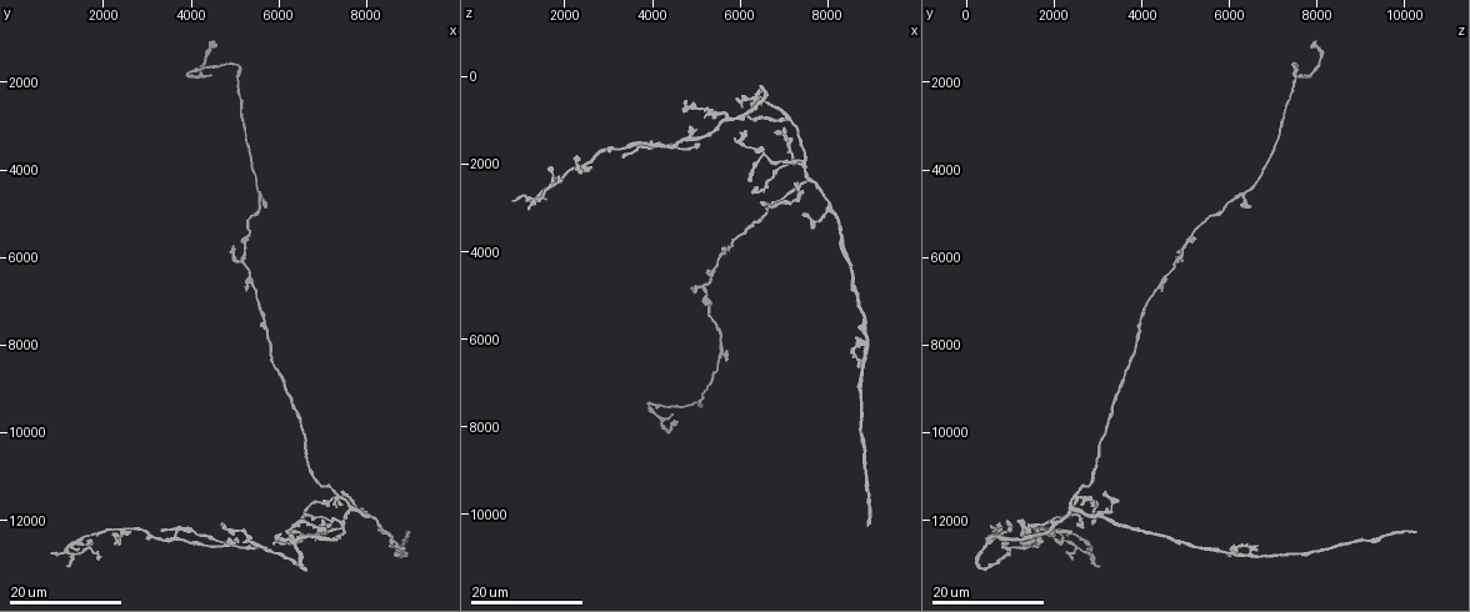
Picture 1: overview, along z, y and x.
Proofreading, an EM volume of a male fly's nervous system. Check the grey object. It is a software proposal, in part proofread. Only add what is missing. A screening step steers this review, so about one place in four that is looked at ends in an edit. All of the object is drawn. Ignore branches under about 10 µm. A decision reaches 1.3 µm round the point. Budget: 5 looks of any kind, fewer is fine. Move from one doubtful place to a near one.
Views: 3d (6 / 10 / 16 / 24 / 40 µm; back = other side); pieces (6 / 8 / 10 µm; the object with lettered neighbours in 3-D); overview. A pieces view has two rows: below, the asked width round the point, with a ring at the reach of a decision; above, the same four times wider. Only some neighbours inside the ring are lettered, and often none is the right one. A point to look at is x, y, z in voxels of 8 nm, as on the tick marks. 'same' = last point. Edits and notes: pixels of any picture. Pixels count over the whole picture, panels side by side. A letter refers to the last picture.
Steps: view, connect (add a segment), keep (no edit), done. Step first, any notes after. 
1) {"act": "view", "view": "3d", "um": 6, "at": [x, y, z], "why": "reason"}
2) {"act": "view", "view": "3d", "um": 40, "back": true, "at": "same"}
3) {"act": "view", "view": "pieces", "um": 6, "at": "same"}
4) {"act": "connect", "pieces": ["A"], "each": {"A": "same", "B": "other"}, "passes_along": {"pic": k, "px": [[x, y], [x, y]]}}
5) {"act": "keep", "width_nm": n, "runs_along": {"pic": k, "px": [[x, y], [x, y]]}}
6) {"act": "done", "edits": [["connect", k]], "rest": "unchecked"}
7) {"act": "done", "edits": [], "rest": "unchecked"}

{"act": "view", "view": "3d", "um": 24, "at": [8900, 12250, 10250], "why": "long arm stops here"}

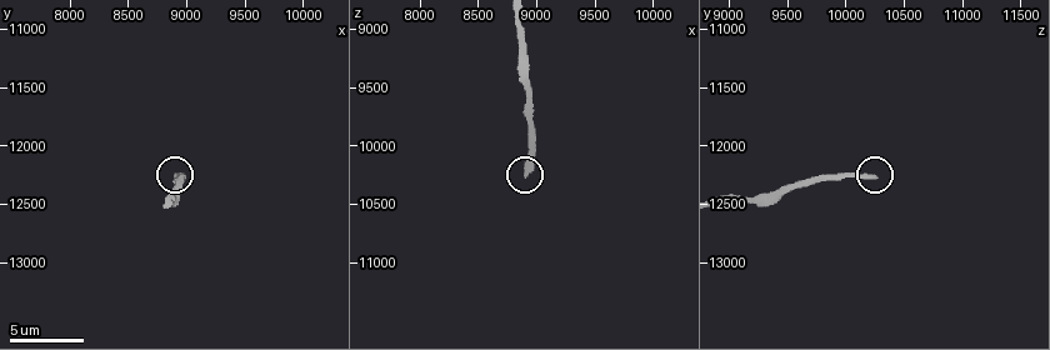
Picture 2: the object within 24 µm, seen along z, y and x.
{"act": "view", "view": "3d", "um": 10, "at": [8940, 12280, 10240]}

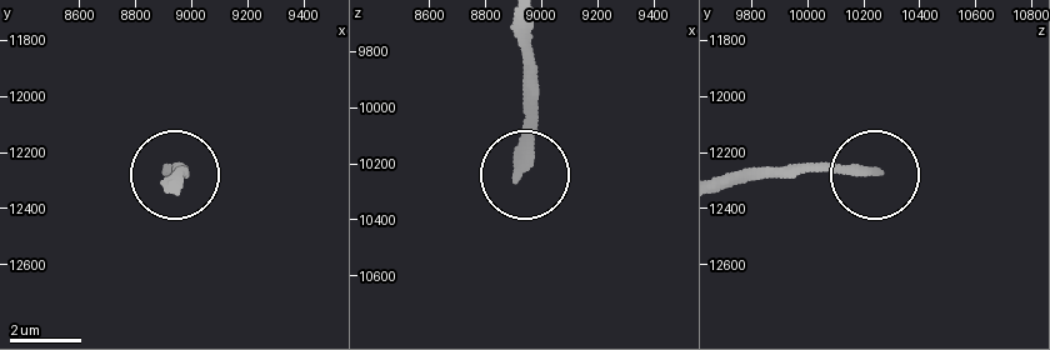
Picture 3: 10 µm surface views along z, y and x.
{"act": "view", "view": "pieces", "um": 8, "at": [8920, 12270, 10230], "why": "see the neighbours"}

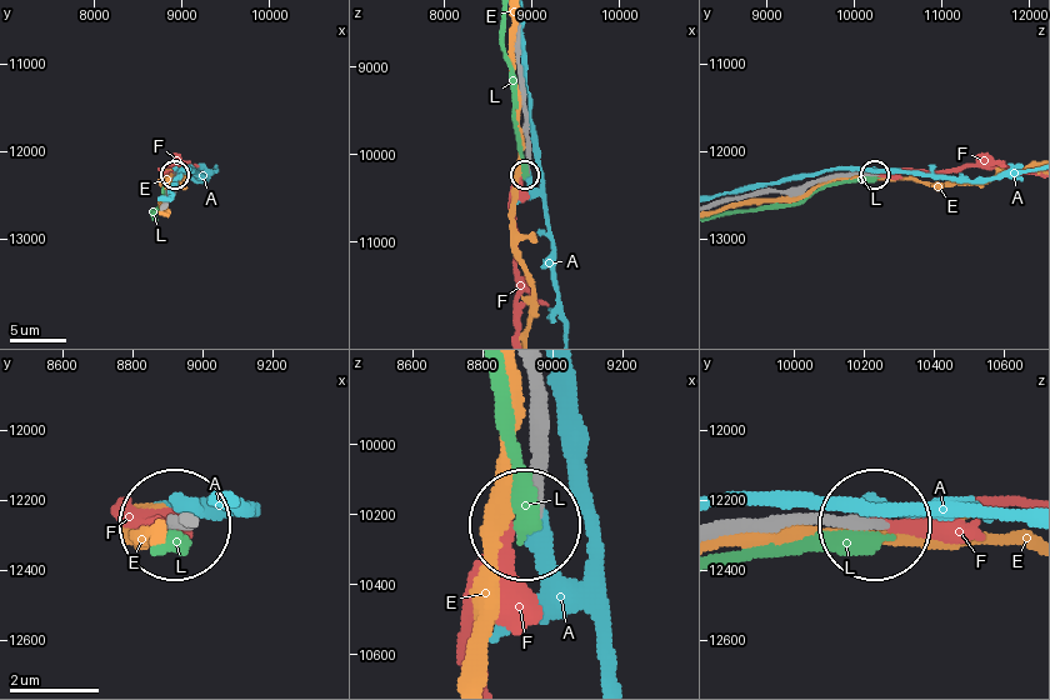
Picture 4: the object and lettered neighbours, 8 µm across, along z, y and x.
{"act": "connect", "pieces": ["F"], "width_nm": 270, "each": {"A": "other", "E": "other", "F": "same", "L": "other"}, "found": "it goes on there"}

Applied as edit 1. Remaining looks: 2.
{"act": "view", "view": "3d", "um": 16, "at": [800, 12800, 2900], "why": "free end"}

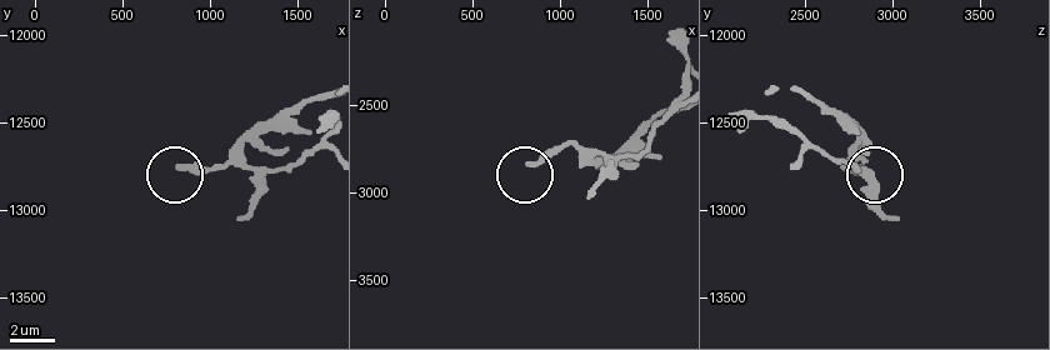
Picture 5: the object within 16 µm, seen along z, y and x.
{"act": "view", "view": "pieces", "um": 10, "at": [820, 12780, 2860]}

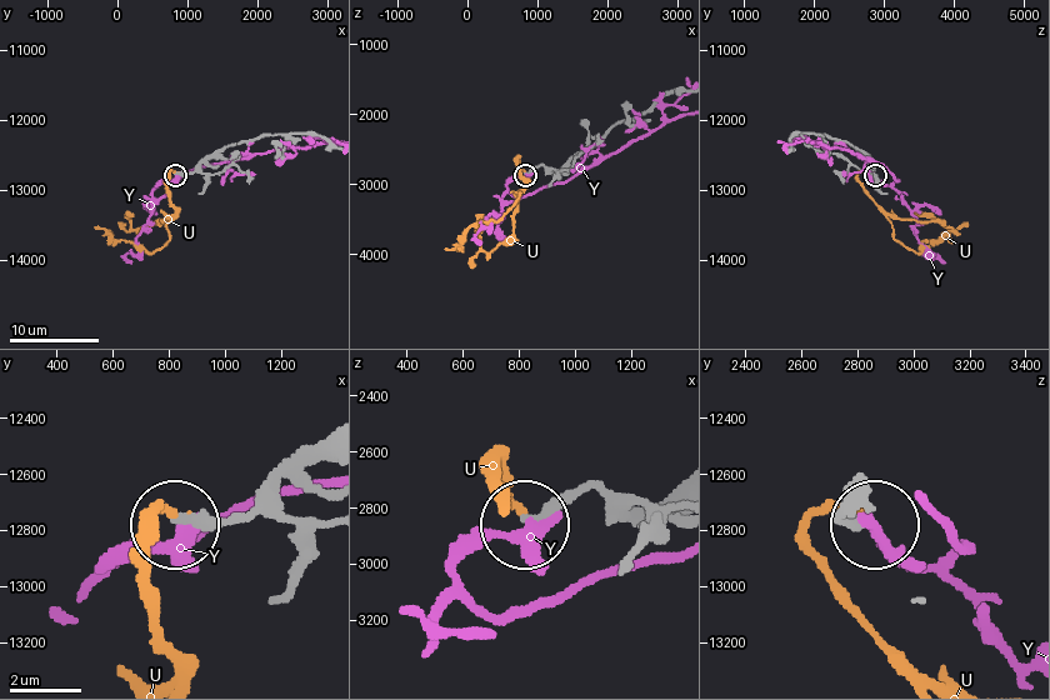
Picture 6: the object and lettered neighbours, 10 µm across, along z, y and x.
{"act": "connect", "pieces": ["U"], "width_nm": 250, "each": {"U": "same", "Y": "other"}, "passes_along": {"pic": 6, "px": [[278, 478], [218, 519], [153, 514], [146, 618], [174, 671]]}, "found": "it goes on there"}

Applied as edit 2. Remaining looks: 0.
{"act": "done", "edits": [["connect", 4], ["connect", 6]], "rest": "unchecked"}

